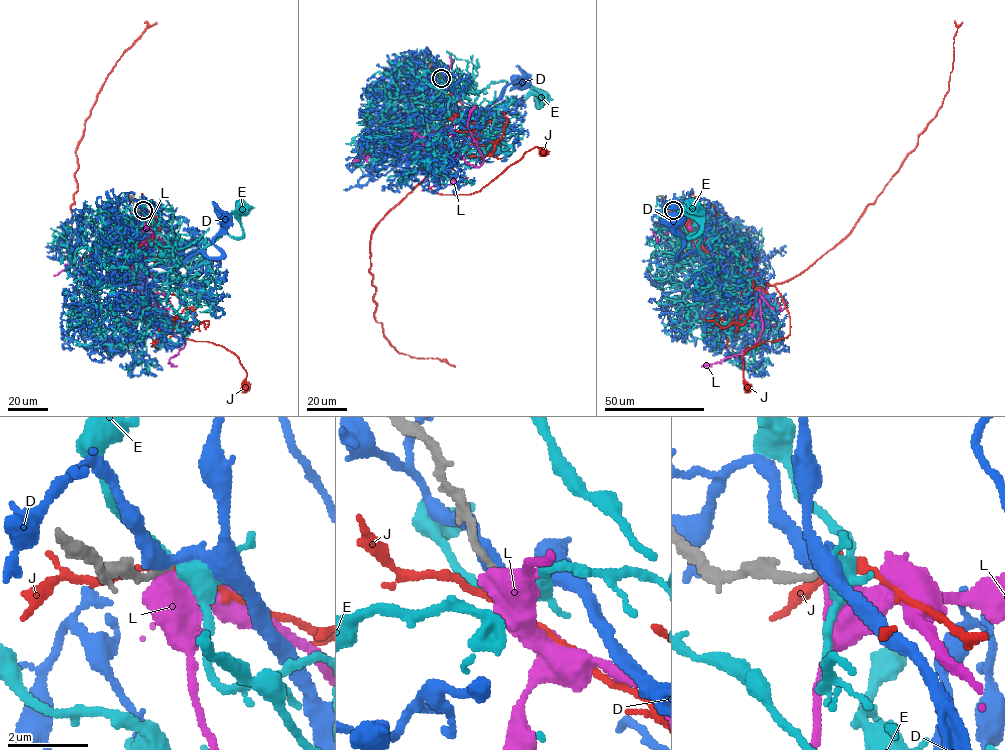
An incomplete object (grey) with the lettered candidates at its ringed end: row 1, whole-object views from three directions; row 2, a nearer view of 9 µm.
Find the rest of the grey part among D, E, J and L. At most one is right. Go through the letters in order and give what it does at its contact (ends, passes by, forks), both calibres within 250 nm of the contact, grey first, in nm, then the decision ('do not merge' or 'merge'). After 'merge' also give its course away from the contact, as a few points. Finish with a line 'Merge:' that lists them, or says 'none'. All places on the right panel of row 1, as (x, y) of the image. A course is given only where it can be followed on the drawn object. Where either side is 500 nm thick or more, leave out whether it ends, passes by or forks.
D: it passes by; 190 nm thick on the grey side, 380 nm on the other; do not merge
E: it forks there; 160 nm thick on the grey side, 280 nm on the other; do not merge
J: it passes by; 160 nm thick on the grey side, 220 nm on the other; do not merge
L: 170 nm thick on the grey side, 650 nm on the other; do not merge
Merge: none

